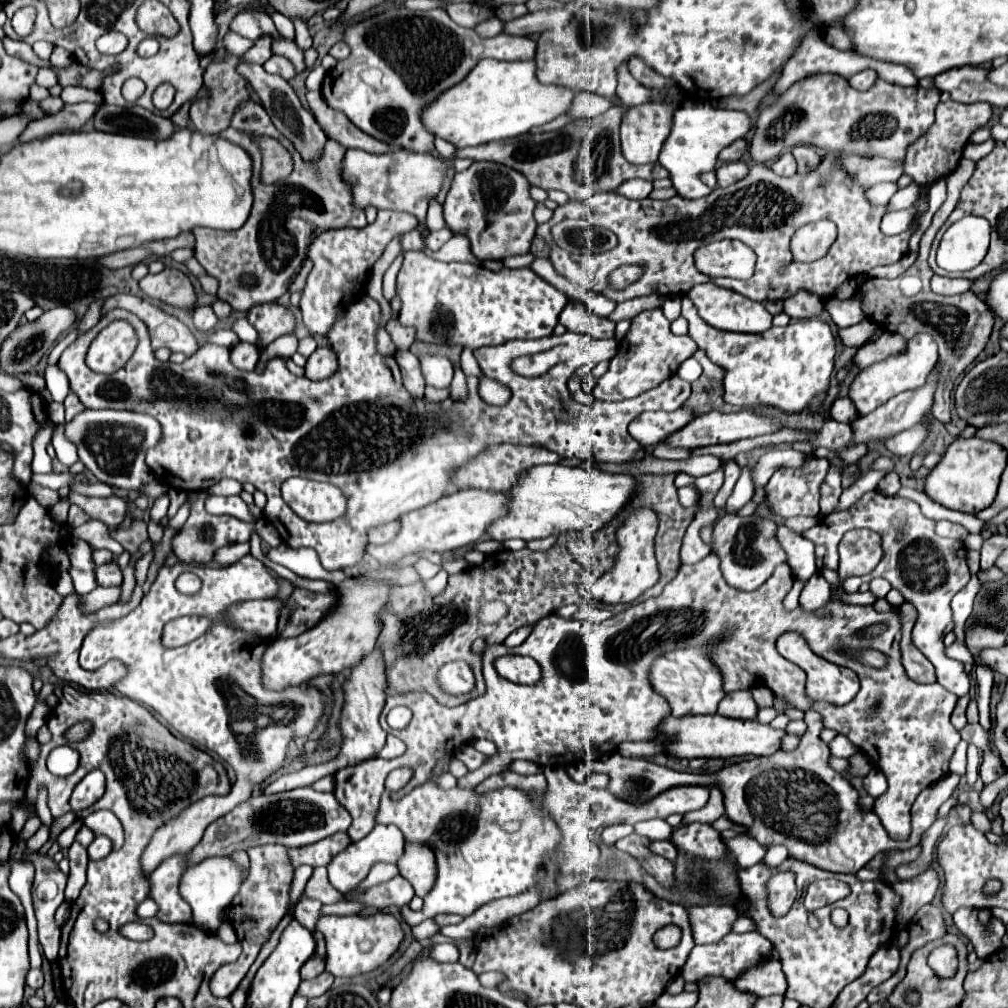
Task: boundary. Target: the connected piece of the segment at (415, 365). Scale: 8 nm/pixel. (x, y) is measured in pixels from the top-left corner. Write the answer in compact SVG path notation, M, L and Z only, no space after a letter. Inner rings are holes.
M411 351L395 353L395 359L397 359L399 367L401 367L405 389L411 393L411 397L421 399L421 397L423 397L423 389L425 389L425 381L423 381L423 377L421 377L419 359L417 359Z

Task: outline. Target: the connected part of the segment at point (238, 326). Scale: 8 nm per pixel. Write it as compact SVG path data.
M235 319L233 321L233 325L231 325L231 329L239 335L239 339L241 341L247 341L247 343L253 343L255 339L257 339L257 331L245 321L245 319Z

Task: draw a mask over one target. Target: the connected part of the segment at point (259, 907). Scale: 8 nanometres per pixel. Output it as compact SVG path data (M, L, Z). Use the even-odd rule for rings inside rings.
M255 845L253 849L247 849L247 855L249 855L249 859L253 859L253 865L249 869L249 877L241 885L237 897L231 901L229 913L227 913L229 923L233 925L237 939L243 947L243 953L235 963L223 965L213 975L211 993L215 997L229 997L239 987L241 979L245 977L245 973L253 965L259 949L269 939L271 931L279 925L281 917L285 917L287 905L289 905L289 887L293 881L293 865L287 857L287 849L281 845Z

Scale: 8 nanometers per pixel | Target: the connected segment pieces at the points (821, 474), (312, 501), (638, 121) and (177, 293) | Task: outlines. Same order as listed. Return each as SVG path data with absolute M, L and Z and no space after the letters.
M813 457L797 469L793 469L793 467L777 469L777 473L773 473L769 483L765 485L765 501L767 501L767 507L771 509L771 513L779 515L779 517L795 517L795 515L817 517L817 513L819 513L819 485L825 479L827 467L829 465L825 459Z
M291 477L281 491L285 503L305 521L333 521L345 513L346 499L341 489L331 483Z
M649 103L629 109L621 123L623 155L633 165L655 163L669 135L671 117L677 105Z
M165 267L161 273L155 273L155 275L147 273L139 281L139 285L151 299L161 299L181 309L193 309L193 303L195 303L193 285L187 279L187 275L181 273L179 269Z

